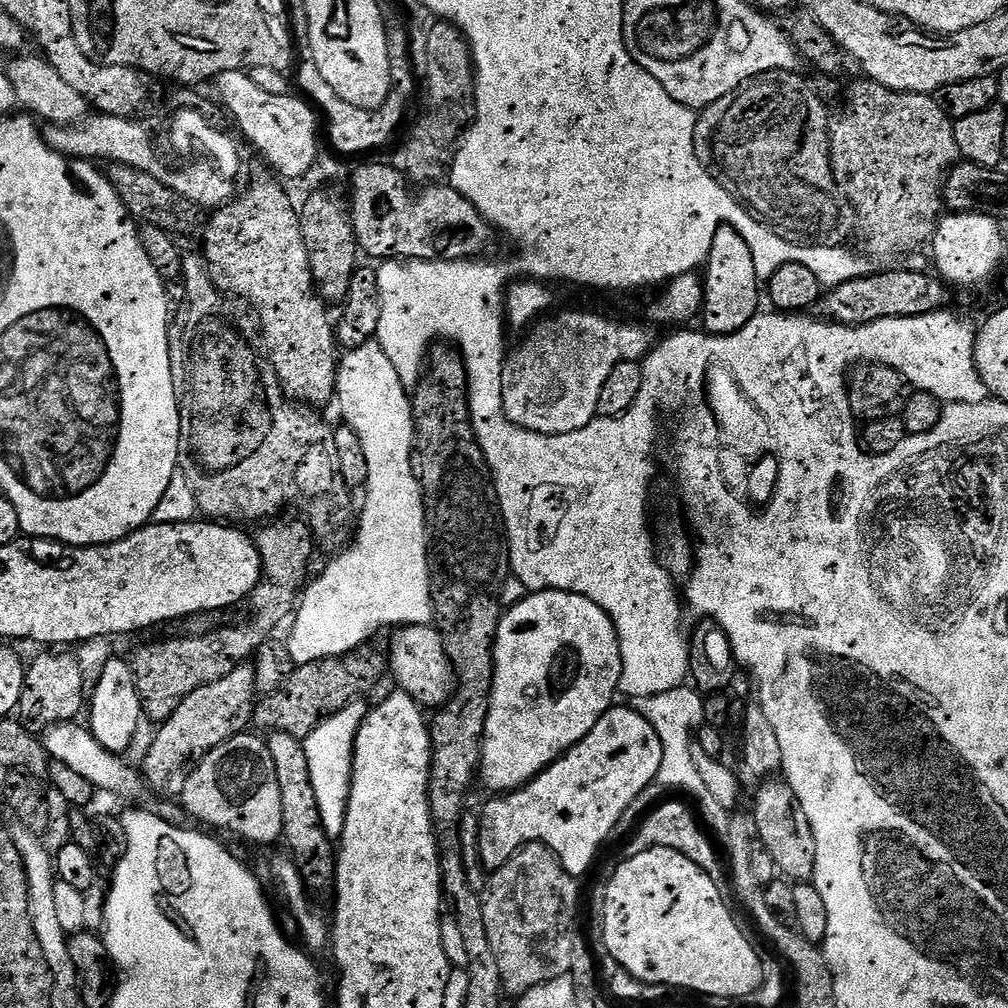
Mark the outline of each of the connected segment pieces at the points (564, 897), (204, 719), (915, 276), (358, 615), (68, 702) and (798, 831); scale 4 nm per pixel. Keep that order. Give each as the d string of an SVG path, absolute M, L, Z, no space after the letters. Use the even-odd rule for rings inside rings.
M526 844L519 852L516 852L500 868L491 873L488 880L488 889L483 889L480 901L482 902L482 919L486 922L486 938L490 938L490 950L494 950L494 958L498 961L498 974L503 991L508 992L513 998L519 998L526 994L526 990L534 990L534 986L542 986L542 982L550 982L559 976L567 976L572 971L574 962L574 942L578 939L576 927L580 924L580 884L577 877L572 876L560 865L560 857L549 845Z
M250 662L240 664L217 682L199 687L180 701L174 714L159 725L156 737L144 756L142 775L144 783L160 795L160 798L179 798L186 786L186 778L210 750L222 746L230 738L247 733L253 723L258 701L256 669Z
M896 268L893 272L877 270L870 276L854 278L854 282L842 282L842 286L827 289L814 312L819 319L834 324L860 325L878 322L879 319L910 318L947 309L949 285L932 276L911 272L908 268Z
M371 342L358 346L352 351L345 351L339 357L336 369L336 395L335 399L340 400L340 412L344 415L343 423L358 434L362 441L362 454L366 454L366 466L368 467L368 483L366 493L368 497L364 500L364 509L359 509L358 523L354 528L354 539L339 554L333 555L332 560L324 568L320 577L313 579L305 587L294 613L292 624L292 636L296 640L312 640L315 636L372 636L379 628L395 629L397 626L415 626L418 624L432 624L432 578L428 574L428 530L424 526L424 495L420 489L418 478L412 469L412 447L416 441L416 427L412 417L412 402L409 389L404 387L402 378L398 378L398 370L390 363L390 358L382 350L379 342Z
M44 650L41 652L44 653L33 664L31 661L27 665L18 712L29 725L37 724L38 727L44 728L43 730L51 730L58 724L75 721L79 717L76 715L83 708L85 711L84 672L74 657L64 653L67 651Z
M768 778L756 792L756 805L750 813L756 820L756 836L759 843L774 858L777 873L789 882L808 882L814 874L814 830L806 818L806 810L798 802L794 790L783 779Z

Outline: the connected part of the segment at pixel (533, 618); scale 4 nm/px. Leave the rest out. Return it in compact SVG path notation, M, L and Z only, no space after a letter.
M533 592L525 595L524 599L511 605L501 615L498 634L496 635L496 649L494 650L494 682L492 683L492 697L490 698L490 710L484 723L484 745L480 748L480 771L479 779L484 780L484 784L489 788L489 793L503 794L505 792L515 792L517 788L523 788L529 784L542 770L546 770L559 756L582 742L594 726L609 708L613 707L615 696L620 692L620 679L622 678L622 650L618 642L616 627L611 618L602 610L602 606L594 606L590 598L582 598L573 592Z

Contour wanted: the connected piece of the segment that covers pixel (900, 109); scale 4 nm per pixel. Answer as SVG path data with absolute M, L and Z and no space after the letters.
M856 78L851 81L848 93L844 96L844 109L840 113L835 113L828 130L828 153L832 159L832 173L836 179L836 184L840 187L845 200L851 204L852 209L856 211L859 227L864 228L864 236L868 239L868 244L872 248L877 248L880 252L892 256L895 252L912 252L915 248L920 248L929 243L932 237L936 235L936 226L942 219L942 185L954 165L961 159L958 150L958 142L954 142L954 123L951 116L938 106L935 95L927 92L899 92L893 88L882 86L878 82L867 78Z

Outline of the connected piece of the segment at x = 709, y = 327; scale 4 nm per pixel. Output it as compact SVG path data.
M721 224L718 234L712 237L708 263L702 272L704 281L704 310L702 313L703 331L709 336L729 336L742 326L746 326L761 311L760 296L762 300L762 281L754 270L754 254L750 254L750 246L746 246L744 237L739 230L731 224Z

